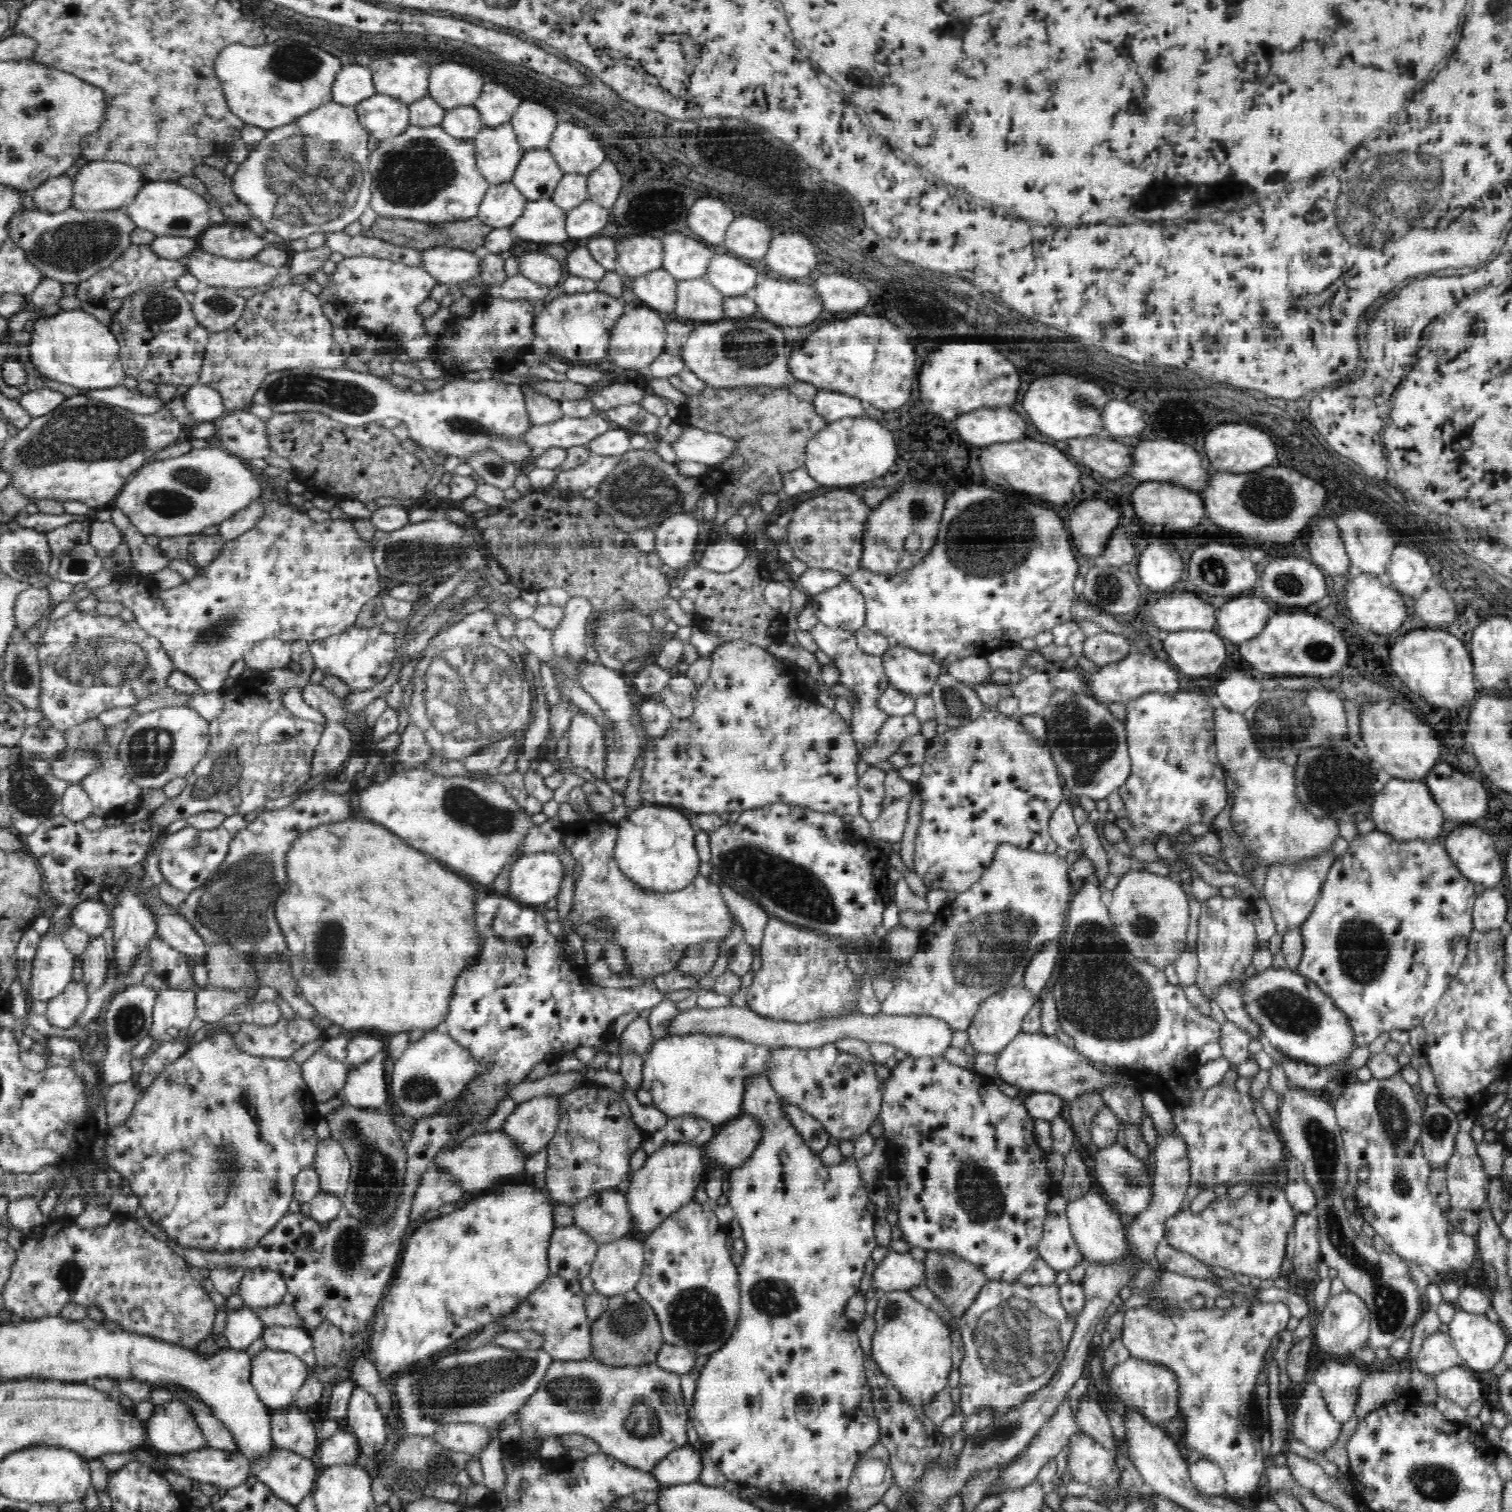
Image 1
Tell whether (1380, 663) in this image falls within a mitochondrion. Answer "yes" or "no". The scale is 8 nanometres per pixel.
no

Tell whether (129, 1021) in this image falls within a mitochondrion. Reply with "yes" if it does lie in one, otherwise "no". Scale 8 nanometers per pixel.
yes

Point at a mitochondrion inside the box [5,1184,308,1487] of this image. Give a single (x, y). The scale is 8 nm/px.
(68, 1272)

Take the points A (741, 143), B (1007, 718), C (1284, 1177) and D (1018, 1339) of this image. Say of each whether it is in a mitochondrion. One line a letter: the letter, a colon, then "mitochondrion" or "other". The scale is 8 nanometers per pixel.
A: mitochondrion
B: other
C: other
D: mitochondrion

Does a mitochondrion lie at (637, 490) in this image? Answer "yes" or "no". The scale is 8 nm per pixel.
yes

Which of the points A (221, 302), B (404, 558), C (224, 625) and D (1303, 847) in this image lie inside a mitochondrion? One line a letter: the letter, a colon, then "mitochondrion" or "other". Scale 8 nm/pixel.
A: mitochondrion
B: mitochondrion
C: mitochondrion
D: other

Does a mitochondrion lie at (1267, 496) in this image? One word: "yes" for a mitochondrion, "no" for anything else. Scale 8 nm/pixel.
yes

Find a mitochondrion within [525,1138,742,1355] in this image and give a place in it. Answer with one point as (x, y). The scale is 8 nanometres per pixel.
(697, 1314)

